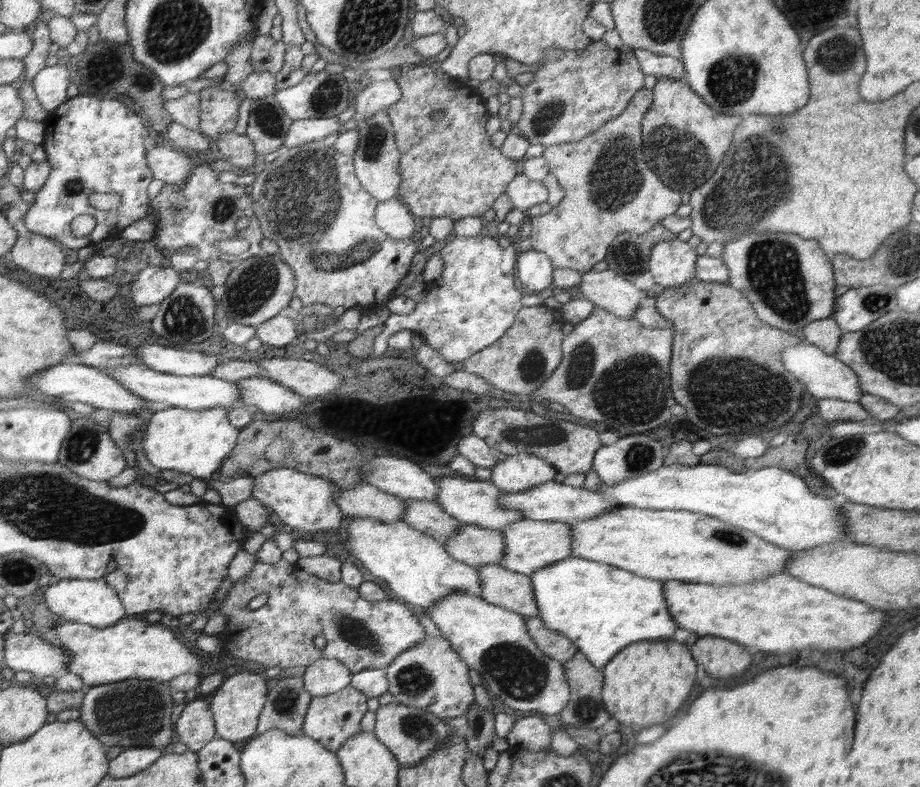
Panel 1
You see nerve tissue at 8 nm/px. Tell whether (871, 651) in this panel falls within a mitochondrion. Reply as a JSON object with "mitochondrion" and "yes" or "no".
{"mitochondrion":"no"}

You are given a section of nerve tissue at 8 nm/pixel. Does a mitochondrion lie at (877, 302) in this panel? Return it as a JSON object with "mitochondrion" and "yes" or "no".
{"mitochondrion":"yes"}

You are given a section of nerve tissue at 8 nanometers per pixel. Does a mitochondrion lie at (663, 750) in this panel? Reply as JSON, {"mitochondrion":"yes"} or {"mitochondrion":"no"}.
{"mitochondrion":"no"}

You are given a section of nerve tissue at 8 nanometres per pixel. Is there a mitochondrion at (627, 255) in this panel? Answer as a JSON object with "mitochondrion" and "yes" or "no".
{"mitochondrion":"yes"}

